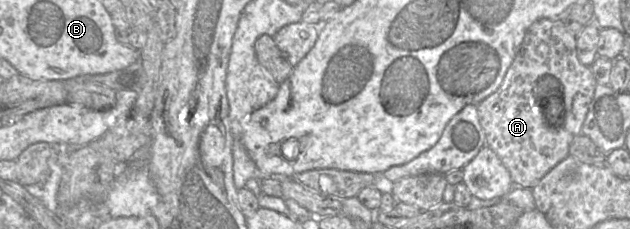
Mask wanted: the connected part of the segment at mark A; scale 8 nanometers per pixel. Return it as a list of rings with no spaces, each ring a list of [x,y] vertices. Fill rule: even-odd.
[[[540,19],[529,26],[500,87],[477,105],[486,146],[508,170],[514,186],[532,189],[554,166],[569,156],[570,143],[581,134],[596,86],[590,67],[578,60],[576,37],[561,20]]]

